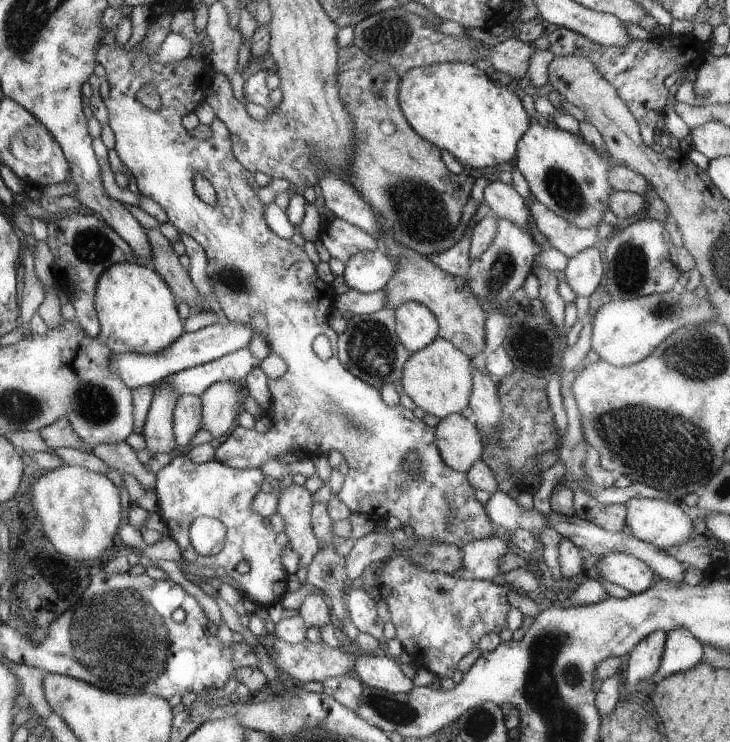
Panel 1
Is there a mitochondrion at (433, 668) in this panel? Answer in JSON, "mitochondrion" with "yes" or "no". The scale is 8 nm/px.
{"mitochondrion":"no"}

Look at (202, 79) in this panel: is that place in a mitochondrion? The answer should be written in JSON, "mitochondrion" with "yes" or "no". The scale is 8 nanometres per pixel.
{"mitochondrion":"no"}

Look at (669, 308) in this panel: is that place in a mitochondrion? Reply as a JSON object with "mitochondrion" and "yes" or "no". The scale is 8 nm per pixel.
{"mitochondrion":"yes"}

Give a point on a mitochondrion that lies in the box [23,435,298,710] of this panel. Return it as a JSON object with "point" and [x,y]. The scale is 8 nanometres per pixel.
{"point":[122,638]}

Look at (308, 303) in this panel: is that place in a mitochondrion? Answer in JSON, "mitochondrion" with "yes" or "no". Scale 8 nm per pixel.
{"mitochondrion":"no"}

